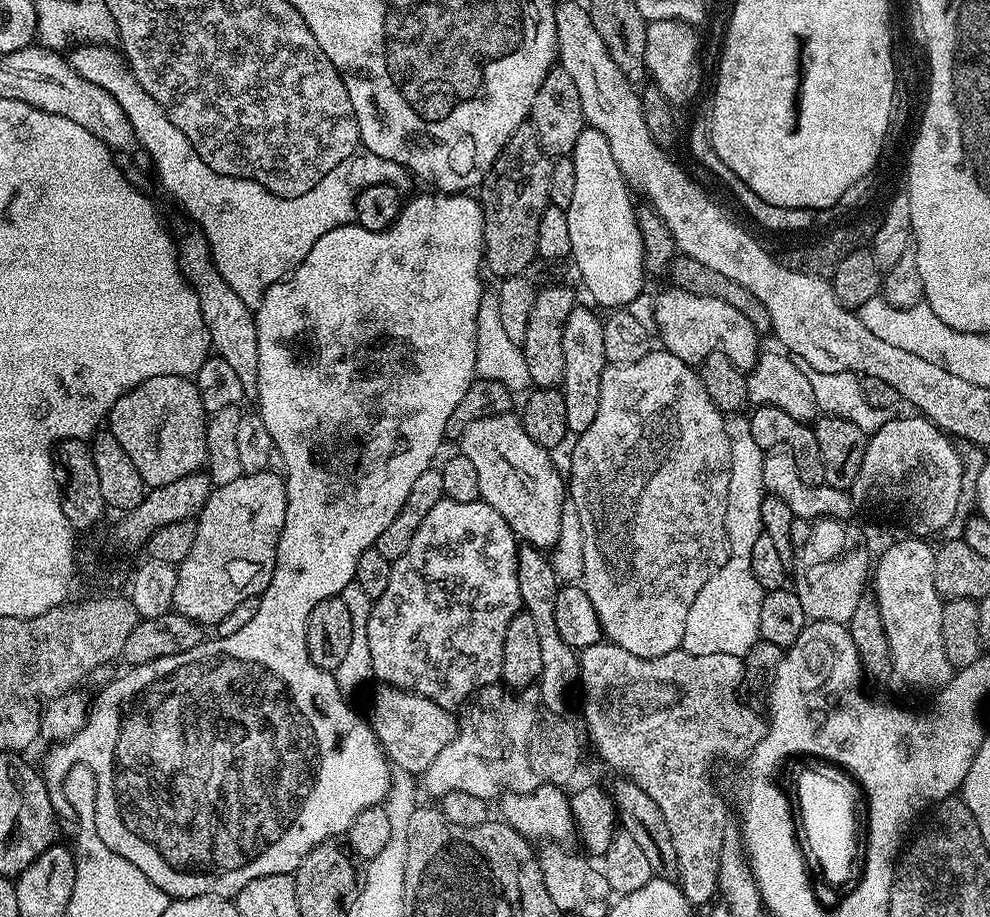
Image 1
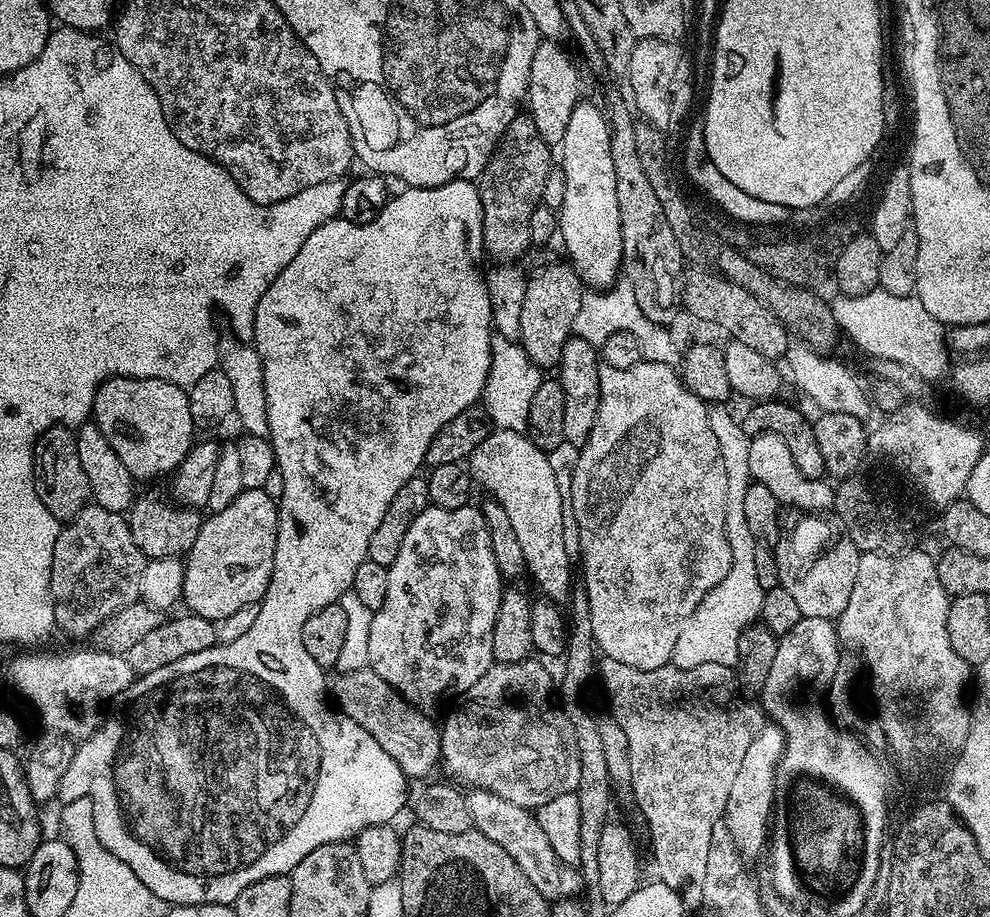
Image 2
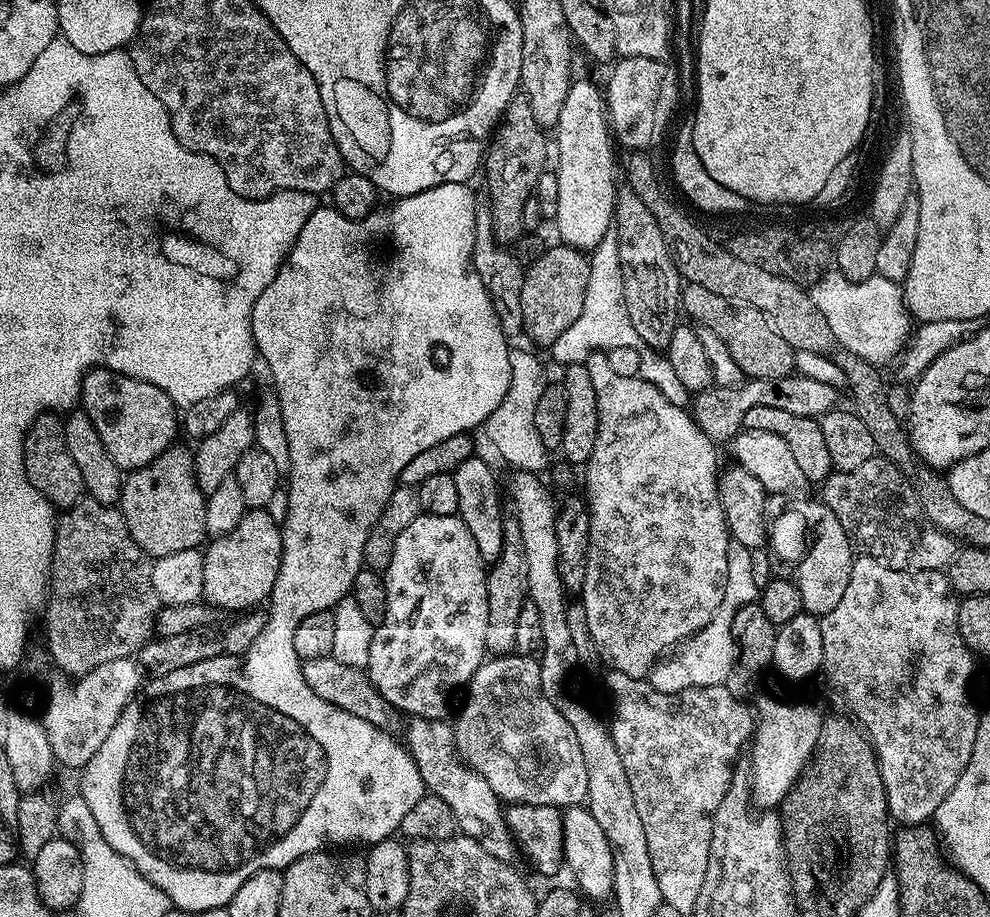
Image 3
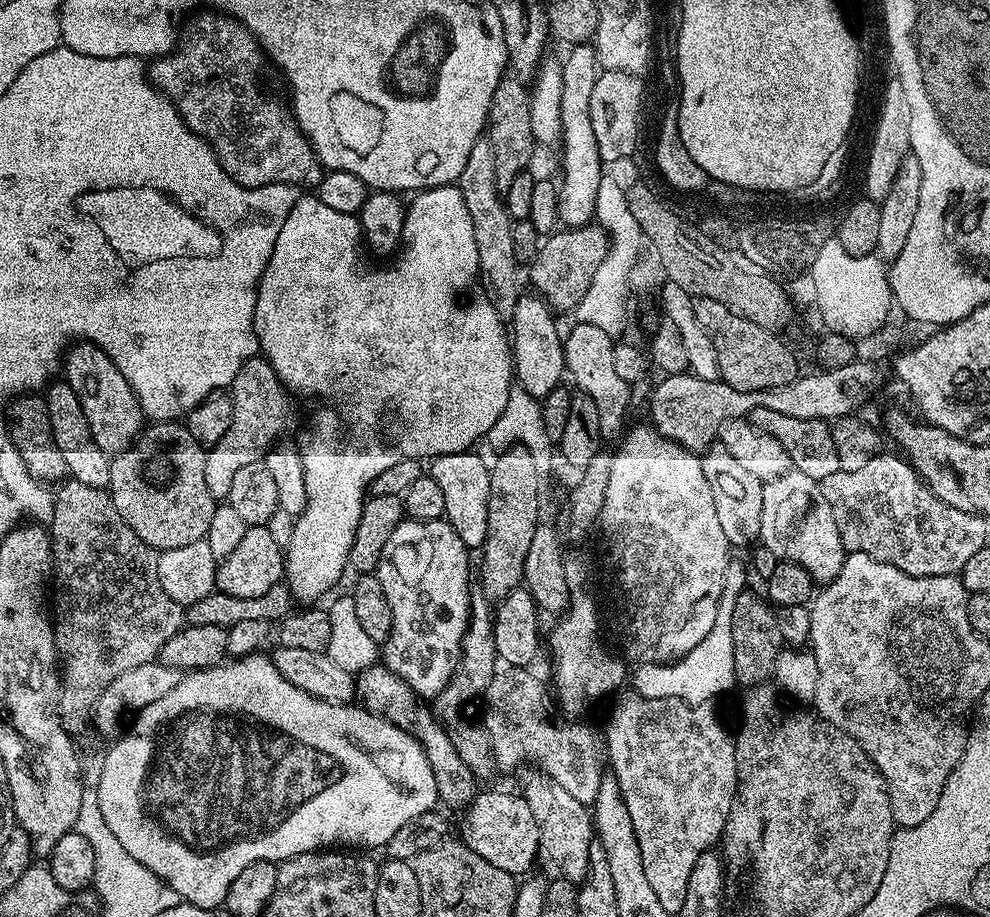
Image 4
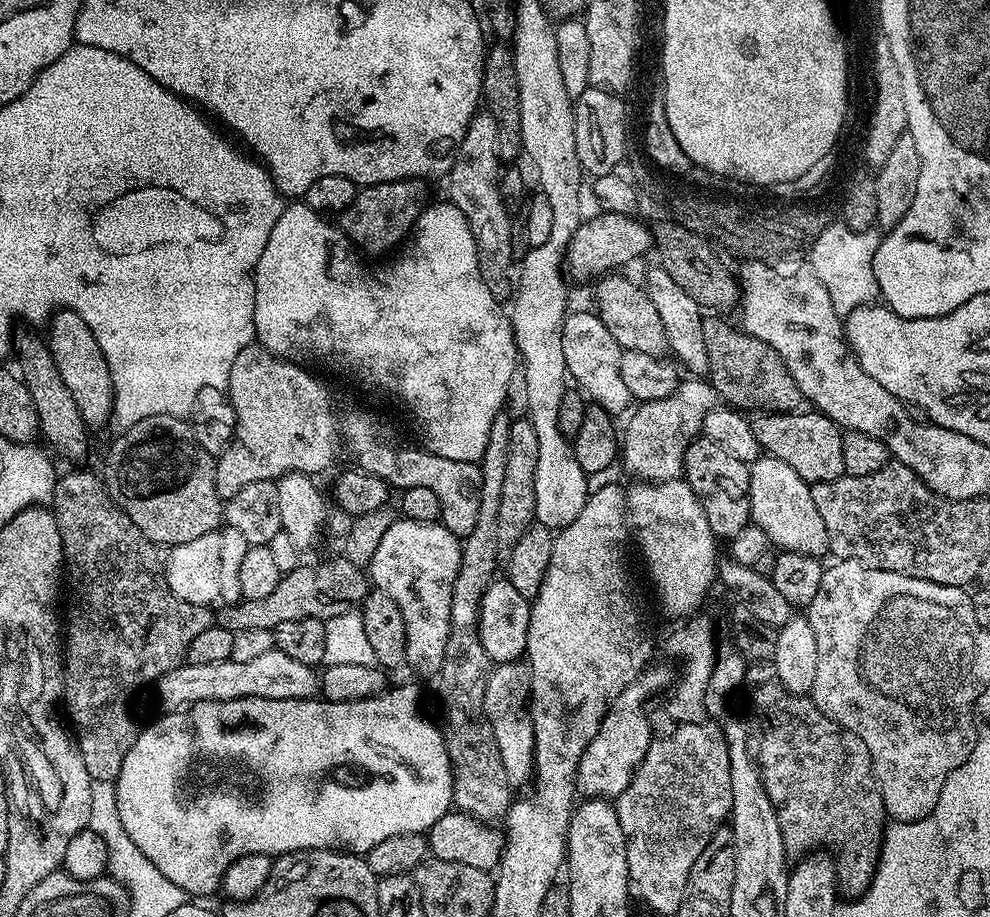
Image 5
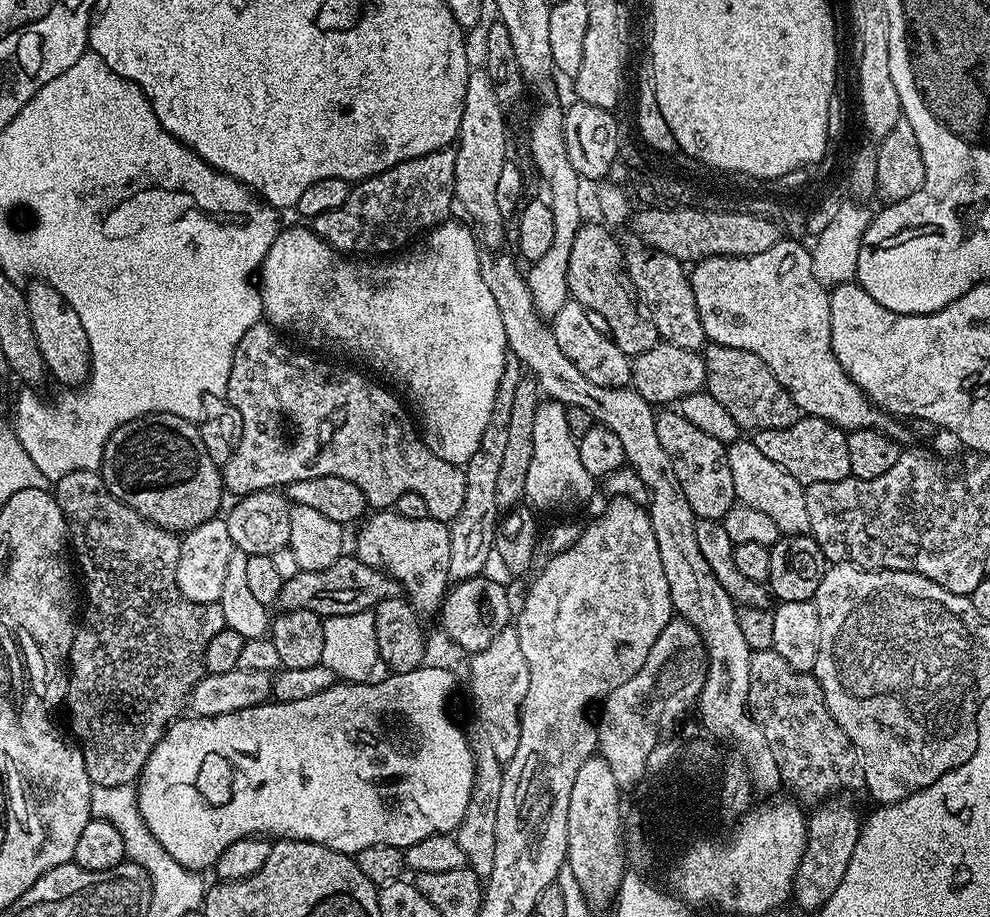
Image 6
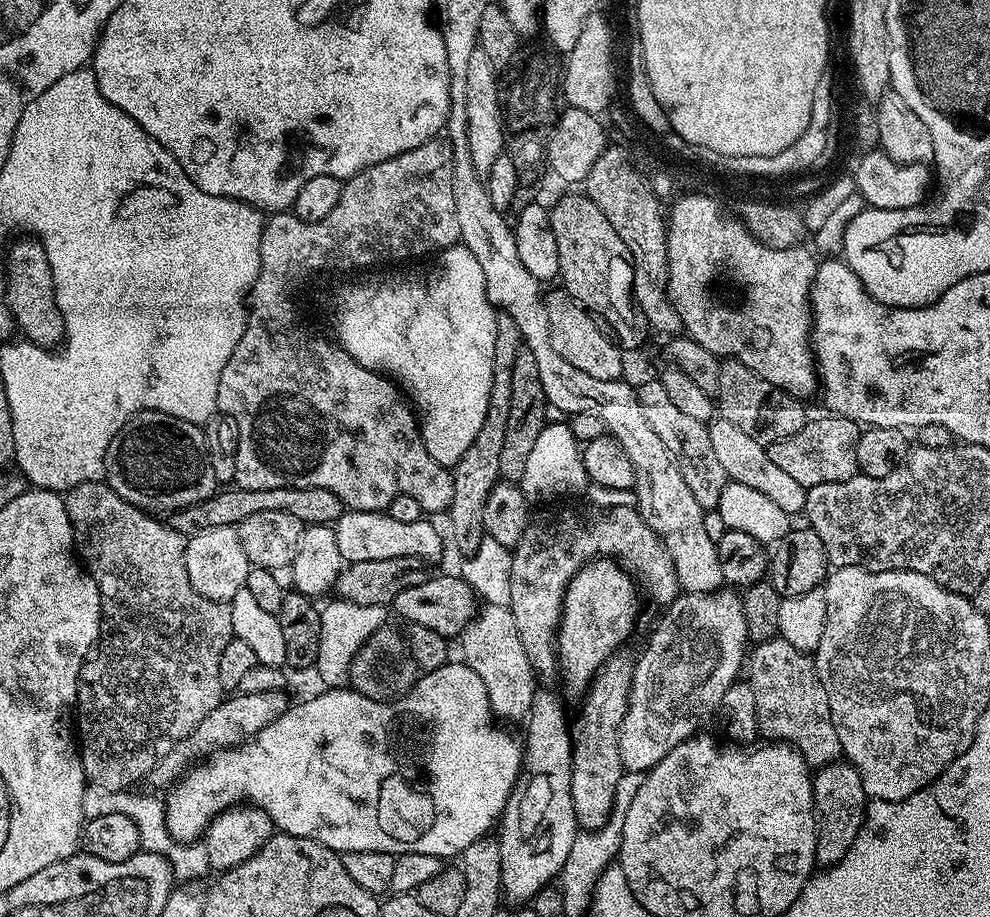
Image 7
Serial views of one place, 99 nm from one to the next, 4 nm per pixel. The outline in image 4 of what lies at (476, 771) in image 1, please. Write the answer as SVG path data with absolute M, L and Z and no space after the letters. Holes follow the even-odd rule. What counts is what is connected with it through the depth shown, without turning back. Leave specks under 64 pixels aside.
M528 668L504 671L492 679L482 697L482 725L492 743L492 757L496 759L497 769L516 768L528 759L536 760L535 767L557 780L562 790L574 794L578 802L595 805L602 779L602 748L596 745L595 734L580 728L555 728L548 717L548 707L554 704L549 685L547 688Z

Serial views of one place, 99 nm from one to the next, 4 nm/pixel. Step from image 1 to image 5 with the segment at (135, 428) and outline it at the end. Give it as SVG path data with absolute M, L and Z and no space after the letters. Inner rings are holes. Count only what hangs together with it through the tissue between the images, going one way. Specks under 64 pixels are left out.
M61 308L52 313L46 324L47 328L46 343L54 358L54 366L58 366L58 374L62 374L62 382L66 382L66 390L70 390L85 424L92 430L102 427L104 423L107 425L112 415L112 375L90 326L86 326L82 314L78 314L73 308Z

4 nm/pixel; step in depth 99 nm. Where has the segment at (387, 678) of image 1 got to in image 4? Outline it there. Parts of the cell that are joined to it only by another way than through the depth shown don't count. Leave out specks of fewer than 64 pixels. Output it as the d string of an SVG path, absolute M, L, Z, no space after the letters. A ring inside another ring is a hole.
M405 518L394 534L390 534L390 542L386 542L386 550L382 550L382 558L376 566L374 575L378 582L382 582L386 602L390 602L392 607L392 630L390 638L382 646L382 663L421 698L435 698L442 694L460 664L462 642L468 619L472 616L474 591L473 585L468 585L468 579L474 576L473 566L468 565L468 556L470 549L447 519L422 522Z

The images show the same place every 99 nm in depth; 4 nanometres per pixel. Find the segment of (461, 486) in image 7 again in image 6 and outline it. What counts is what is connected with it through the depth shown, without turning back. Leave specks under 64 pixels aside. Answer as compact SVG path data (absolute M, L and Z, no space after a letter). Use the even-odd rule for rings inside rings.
M509 353L504 362L502 378L498 382L498 394L494 398L494 410L490 414L490 422L486 422L486 430L482 433L482 442L478 442L478 450L474 450L474 458L470 458L470 462L463 465L466 478L466 502L462 502L462 510L458 510L448 530L450 534L449 581L459 582L481 575L486 566L486 558L494 548L498 517L502 512L498 506L498 470L502 467L502 458L506 451L510 406L514 403L515 387L523 378L520 360Z

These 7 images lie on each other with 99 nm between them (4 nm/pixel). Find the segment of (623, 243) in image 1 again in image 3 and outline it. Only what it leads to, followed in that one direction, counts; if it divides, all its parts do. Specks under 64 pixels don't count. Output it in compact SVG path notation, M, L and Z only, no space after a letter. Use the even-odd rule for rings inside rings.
M573 79L566 94L566 106L562 106L562 114L558 114L554 135L556 135L556 140L554 136L554 171L558 178L558 210L554 223L560 231L559 239L572 248L593 250L598 246L603 235L613 227L613 212L616 208L618 189L616 176L612 173L614 136L610 131L610 120L606 115L606 96L601 85L599 88L592 80Z

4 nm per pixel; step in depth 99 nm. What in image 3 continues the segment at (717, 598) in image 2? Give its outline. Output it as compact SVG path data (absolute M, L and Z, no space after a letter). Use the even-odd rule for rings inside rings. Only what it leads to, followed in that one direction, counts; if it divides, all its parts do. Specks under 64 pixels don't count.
M735 542L729 543L726 594L722 598L720 608L710 618L705 628L688 637L686 643L679 649L681 652L673 660L665 659L653 667L650 683L659 692L683 692L686 688L705 688L727 681L729 674L732 673L732 667L736 664L736 643L732 637L734 614L742 606L755 604L758 600L756 583L754 578L750 578L751 553L751 548Z

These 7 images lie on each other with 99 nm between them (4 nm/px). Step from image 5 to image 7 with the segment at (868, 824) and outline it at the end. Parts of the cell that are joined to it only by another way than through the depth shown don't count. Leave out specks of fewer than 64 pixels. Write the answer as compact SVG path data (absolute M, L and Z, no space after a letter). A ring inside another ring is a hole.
M779 638L757 644L746 660L746 681L753 688L759 735L765 741L793 745L797 752L804 755L804 761L809 766L831 764L841 755L838 734L828 716L830 702L826 698L826 686L822 686L816 673L816 661L809 653Z

